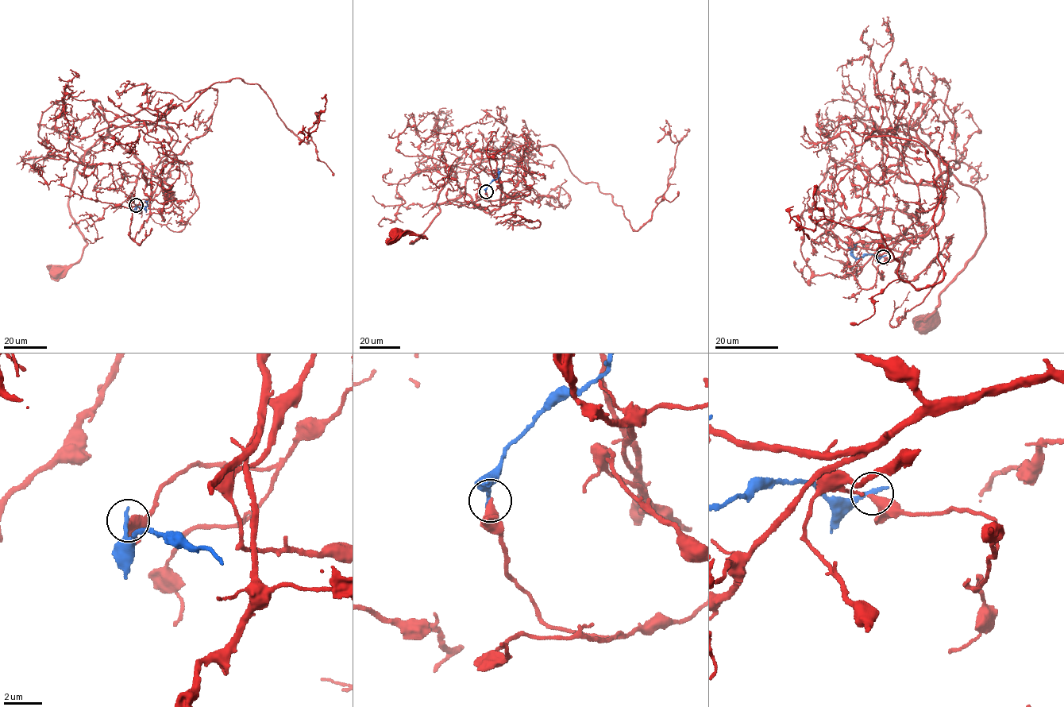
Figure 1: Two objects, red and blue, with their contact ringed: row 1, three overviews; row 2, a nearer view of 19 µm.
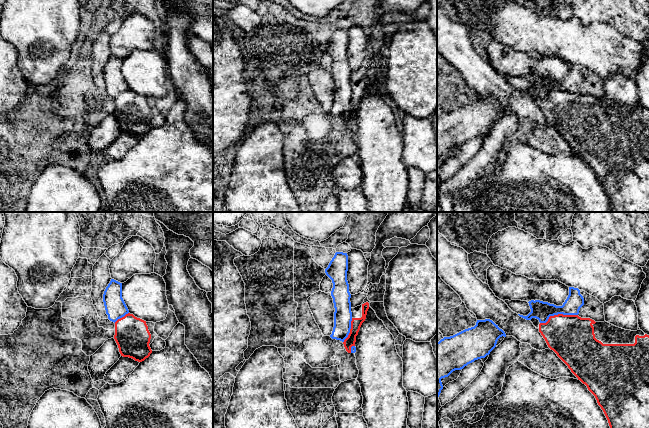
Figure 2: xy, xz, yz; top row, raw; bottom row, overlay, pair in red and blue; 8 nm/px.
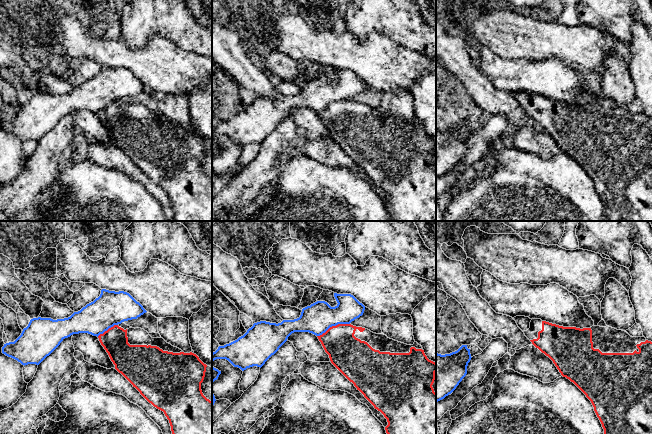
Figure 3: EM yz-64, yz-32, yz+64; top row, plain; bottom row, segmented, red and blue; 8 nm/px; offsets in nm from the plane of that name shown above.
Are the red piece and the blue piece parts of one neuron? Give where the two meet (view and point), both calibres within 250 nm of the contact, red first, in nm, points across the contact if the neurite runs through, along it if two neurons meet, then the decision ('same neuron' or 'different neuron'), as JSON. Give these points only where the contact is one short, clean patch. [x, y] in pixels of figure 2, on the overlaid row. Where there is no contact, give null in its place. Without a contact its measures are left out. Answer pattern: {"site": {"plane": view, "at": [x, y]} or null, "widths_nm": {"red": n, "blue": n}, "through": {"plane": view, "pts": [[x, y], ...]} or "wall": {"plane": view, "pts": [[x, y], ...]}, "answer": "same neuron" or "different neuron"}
{"site": {"plane": "yz", "at": [558, 314]}, "widths_nm": {"red": 360, "blue": 150}, "wall": {"plane": "yz", "pts": [[577, 314], [554, 314], [545, 322], [540, 323]]}, "answer": "different neuron"}

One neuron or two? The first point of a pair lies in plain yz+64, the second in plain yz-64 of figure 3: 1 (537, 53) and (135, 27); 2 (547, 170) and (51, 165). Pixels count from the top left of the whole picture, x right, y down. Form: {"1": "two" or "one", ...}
{"1": "two", "2": "two"}

